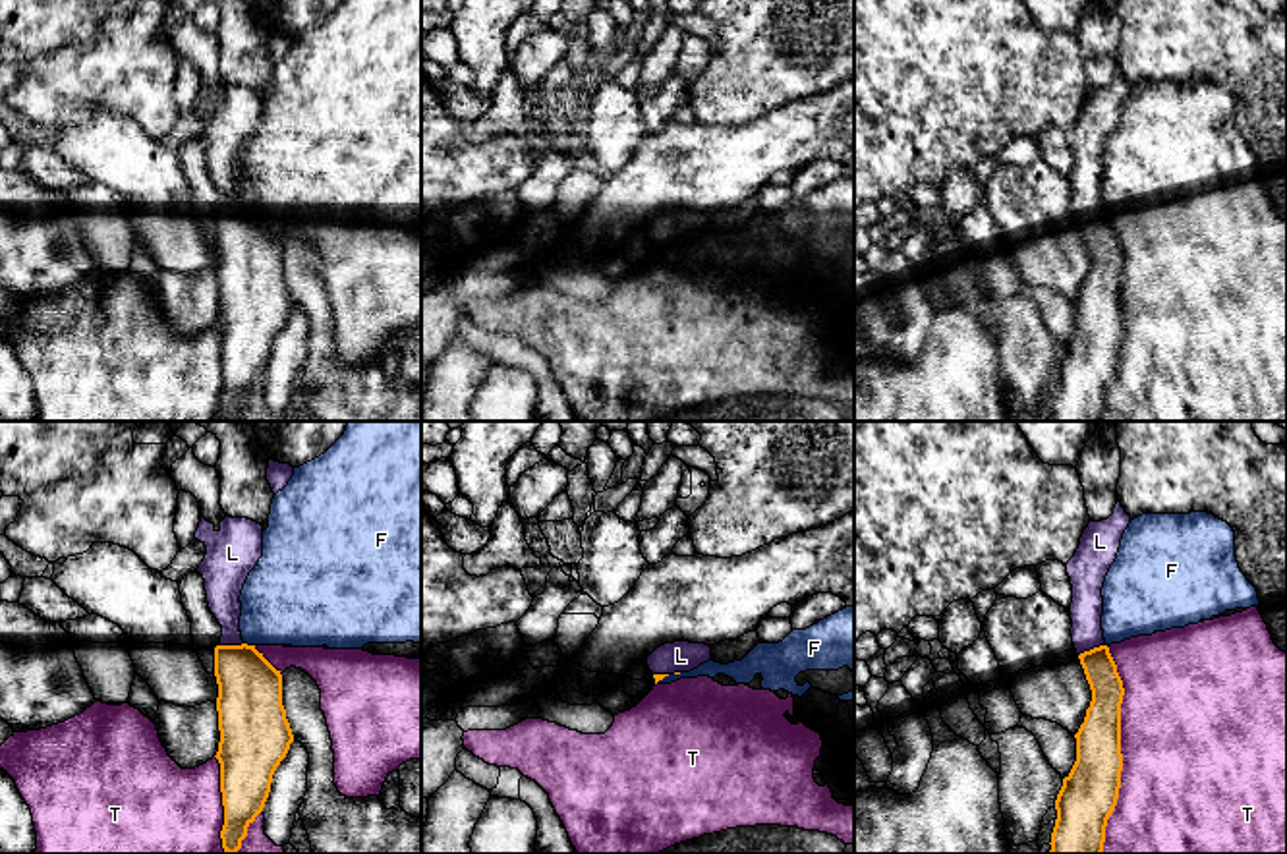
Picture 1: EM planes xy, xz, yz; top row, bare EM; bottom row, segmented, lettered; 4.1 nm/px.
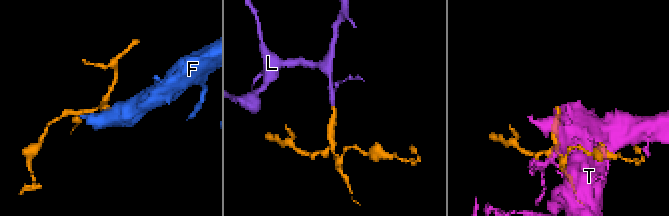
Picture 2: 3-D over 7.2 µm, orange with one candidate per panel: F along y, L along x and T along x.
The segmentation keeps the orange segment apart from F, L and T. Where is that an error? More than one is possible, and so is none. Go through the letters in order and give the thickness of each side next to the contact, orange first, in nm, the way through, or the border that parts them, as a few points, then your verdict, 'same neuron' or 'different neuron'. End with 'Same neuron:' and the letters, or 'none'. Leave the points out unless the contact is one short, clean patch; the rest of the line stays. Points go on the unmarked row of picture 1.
F: 280 nm thick on the orange side, 380 nm on the other; border along xy (244, 209), (254, 213); different neuron
L: 140 nm thick on the orange side, 140 nm on the other; runs through yz (1100, 236), (1090, 217), (1086, 174); same neuron
T: 240 nm thick on the orange side, 480 nm on the other; different neuron
Same neuron: L

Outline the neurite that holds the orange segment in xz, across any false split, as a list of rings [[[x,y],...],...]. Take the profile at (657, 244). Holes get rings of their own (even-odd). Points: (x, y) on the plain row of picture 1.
[[[674,209],[657,214],[647,224],[647,234],[653,240],[655,251],[669,242],[690,240],[711,228],[711,214],[705,211]]]

